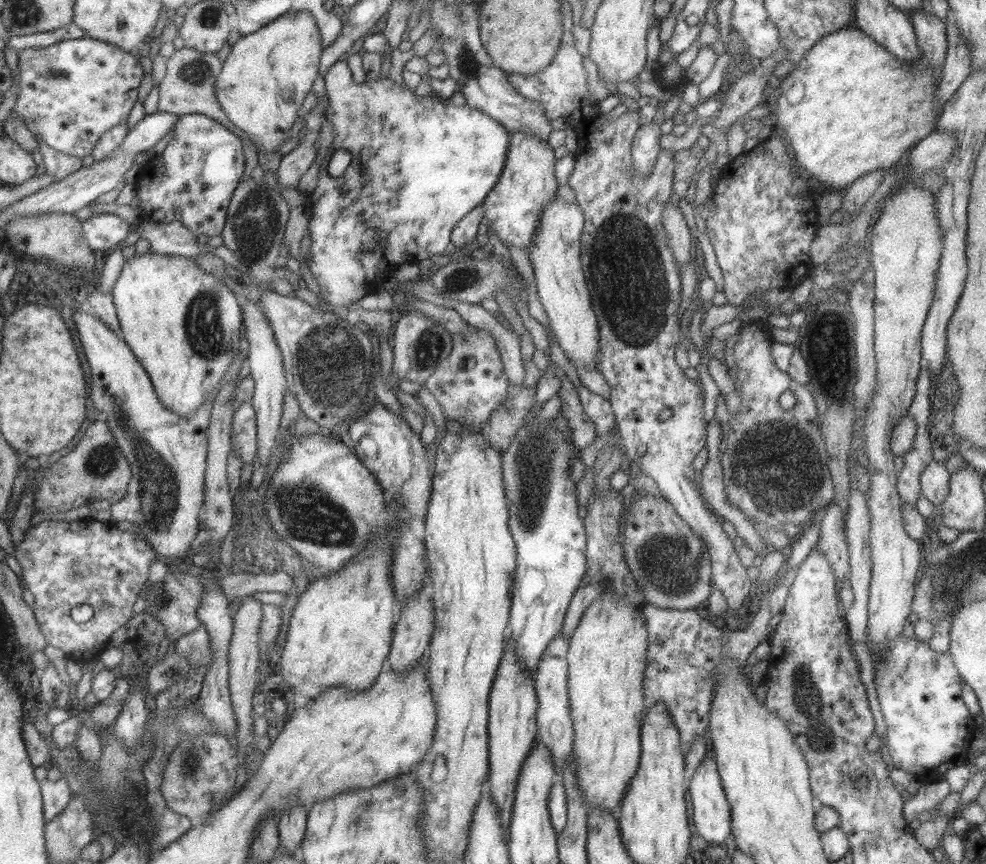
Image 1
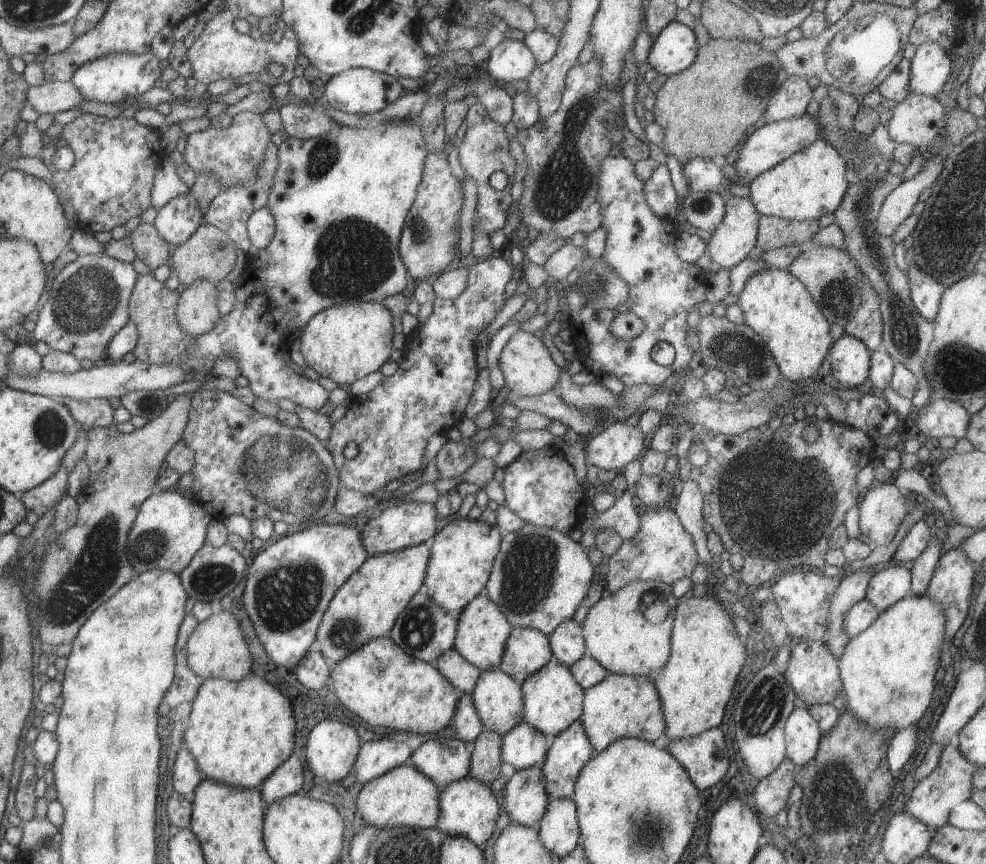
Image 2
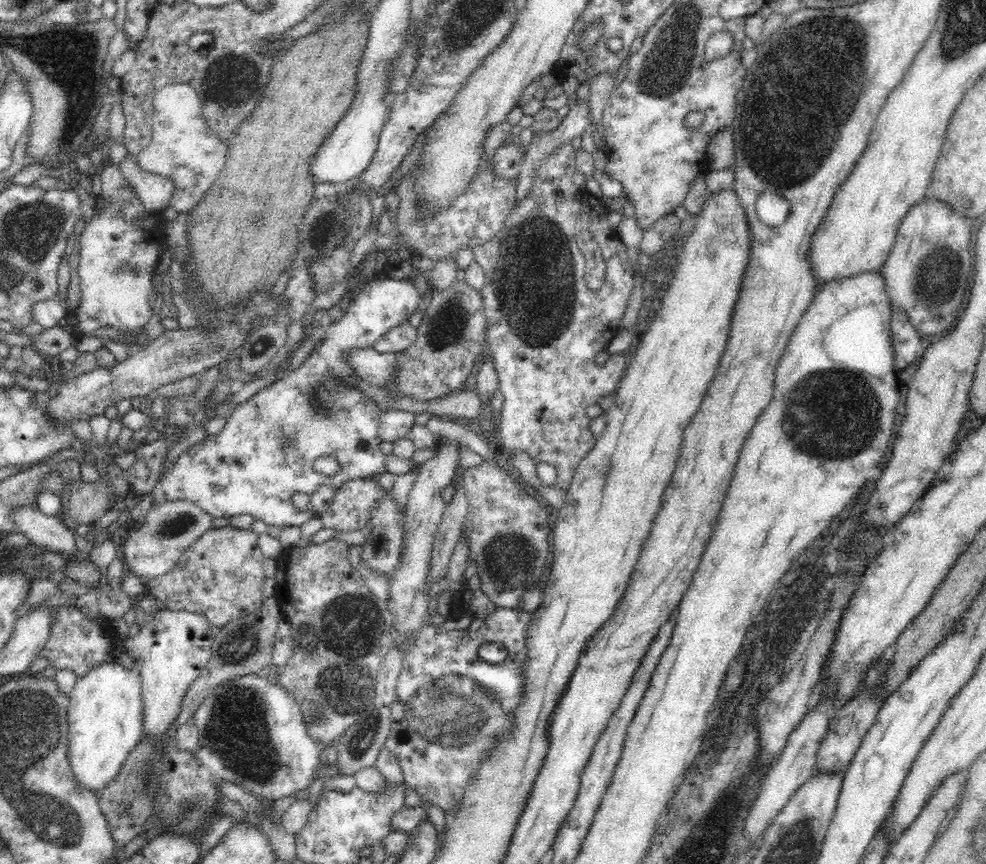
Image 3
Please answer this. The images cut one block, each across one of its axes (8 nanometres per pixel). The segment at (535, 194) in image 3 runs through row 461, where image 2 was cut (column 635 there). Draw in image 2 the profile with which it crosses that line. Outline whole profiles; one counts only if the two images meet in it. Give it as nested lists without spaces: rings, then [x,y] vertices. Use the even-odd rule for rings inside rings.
[[[665,507],[640,509],[639,530],[608,557],[604,588],[613,594],[633,580],[661,581],[671,585],[680,578],[689,578],[693,568],[702,563],[697,557],[693,538],[685,532],[675,512]]]

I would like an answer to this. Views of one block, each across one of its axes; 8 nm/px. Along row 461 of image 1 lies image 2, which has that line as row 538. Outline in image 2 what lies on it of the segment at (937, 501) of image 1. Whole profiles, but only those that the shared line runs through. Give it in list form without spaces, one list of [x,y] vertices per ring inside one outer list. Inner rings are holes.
[[[934,535],[929,538],[927,546],[915,560],[910,568],[910,592],[915,596],[926,594],[929,581],[935,565],[937,564],[939,551],[941,549],[941,540],[937,540]]]

